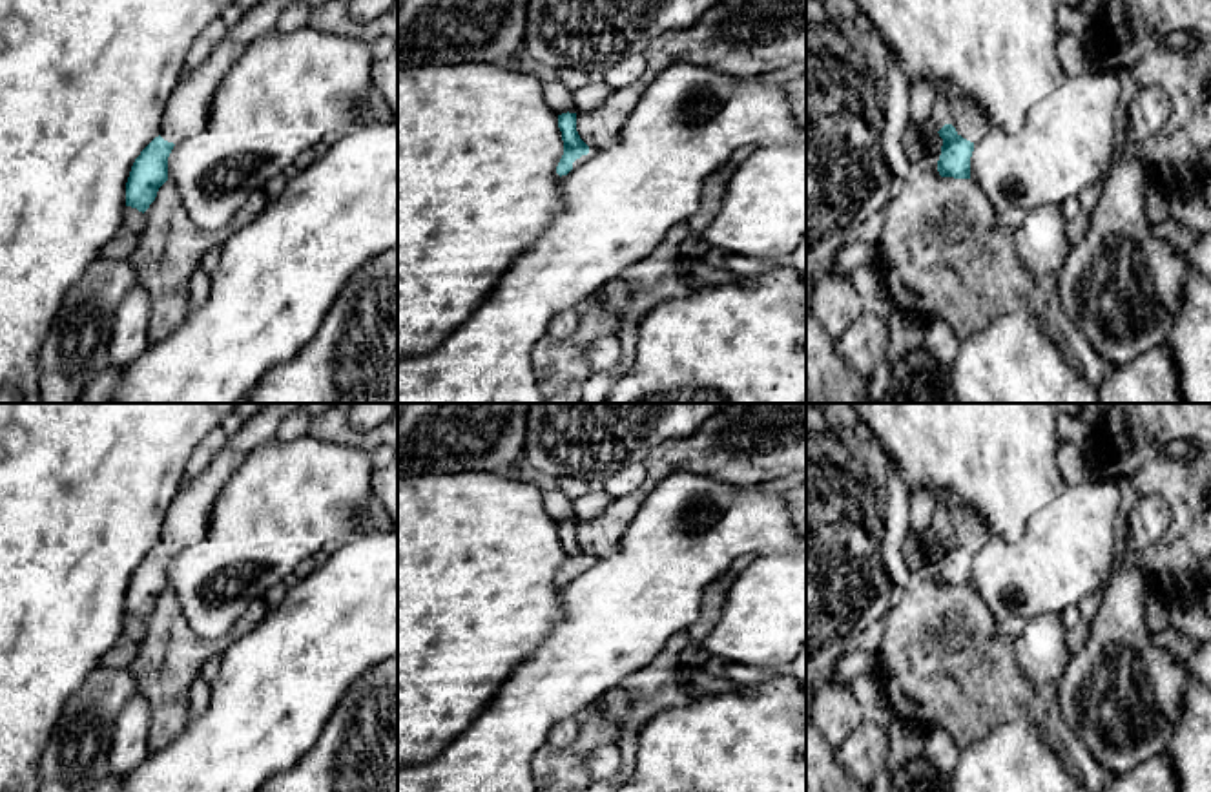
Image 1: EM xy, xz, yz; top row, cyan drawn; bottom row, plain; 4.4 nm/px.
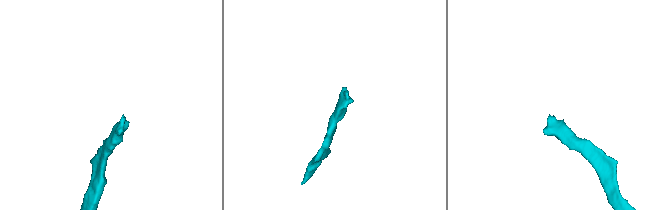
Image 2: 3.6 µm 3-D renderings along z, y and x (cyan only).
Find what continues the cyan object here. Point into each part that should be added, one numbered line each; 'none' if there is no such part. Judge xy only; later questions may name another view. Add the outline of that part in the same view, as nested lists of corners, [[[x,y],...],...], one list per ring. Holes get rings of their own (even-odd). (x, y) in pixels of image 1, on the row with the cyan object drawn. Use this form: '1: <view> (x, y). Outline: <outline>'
1: xy (186, 112). Outline: [[[259,0],[233,27],[228,27],[201,66],[184,71],[164,108],[160,120],[164,141],[177,144],[201,133],[223,77],[255,38],[277,27],[281,11],[292,2],[295,0]]]

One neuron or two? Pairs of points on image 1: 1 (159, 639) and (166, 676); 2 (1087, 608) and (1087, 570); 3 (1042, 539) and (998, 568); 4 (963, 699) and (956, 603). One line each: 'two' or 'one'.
1: one
2: two
3: one
4: one

